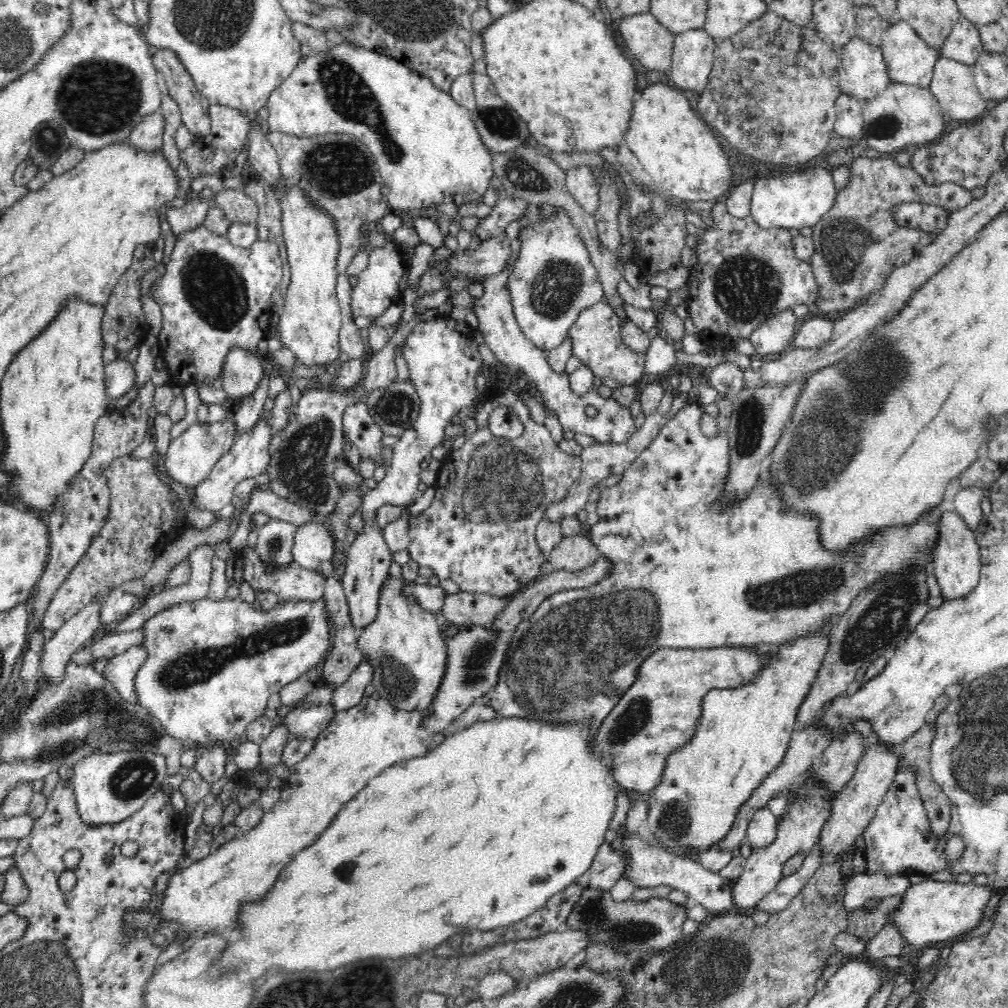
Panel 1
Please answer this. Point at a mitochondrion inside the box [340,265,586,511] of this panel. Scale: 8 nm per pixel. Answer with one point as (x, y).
(393, 407)

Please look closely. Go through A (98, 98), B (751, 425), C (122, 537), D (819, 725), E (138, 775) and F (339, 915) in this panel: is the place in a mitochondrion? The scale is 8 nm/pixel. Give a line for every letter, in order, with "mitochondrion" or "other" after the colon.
A: mitochondrion
B: mitochondrion
C: mitochondrion
D: other
E: mitochondrion
F: other

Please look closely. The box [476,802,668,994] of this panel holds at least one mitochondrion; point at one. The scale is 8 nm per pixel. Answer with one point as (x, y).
(624, 933)

